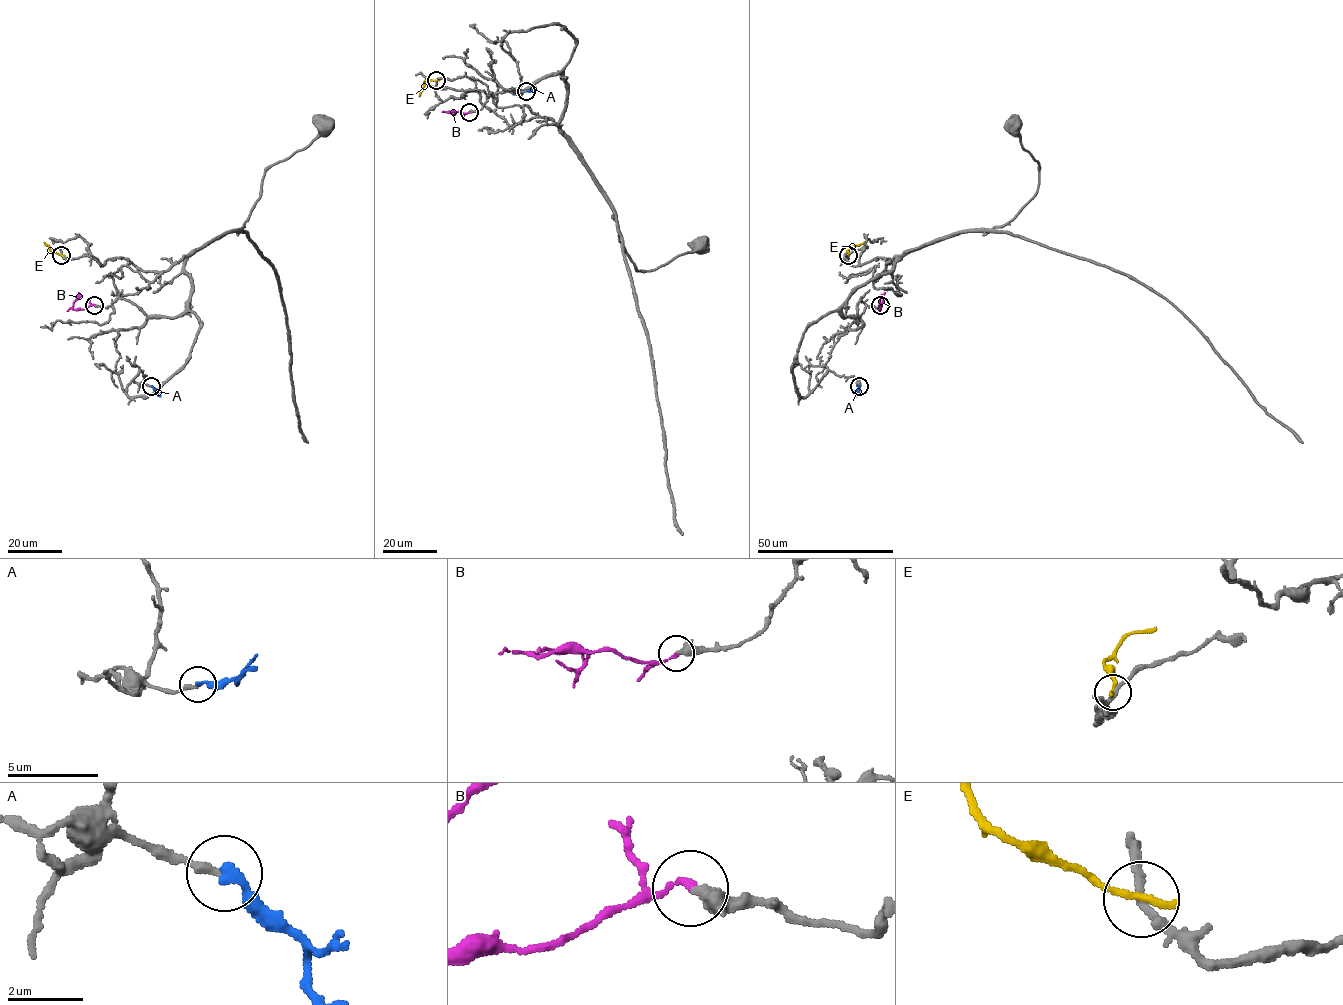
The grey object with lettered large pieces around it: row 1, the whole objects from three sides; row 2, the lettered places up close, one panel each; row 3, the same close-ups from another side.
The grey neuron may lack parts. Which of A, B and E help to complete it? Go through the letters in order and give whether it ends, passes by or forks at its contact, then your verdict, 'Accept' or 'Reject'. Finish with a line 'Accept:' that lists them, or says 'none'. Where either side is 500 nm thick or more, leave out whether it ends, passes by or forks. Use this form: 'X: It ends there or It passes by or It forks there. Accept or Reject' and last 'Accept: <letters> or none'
A: It ends there. Reject
B: It ends there. Accept
E: It ends there. Reject
Accept: B

